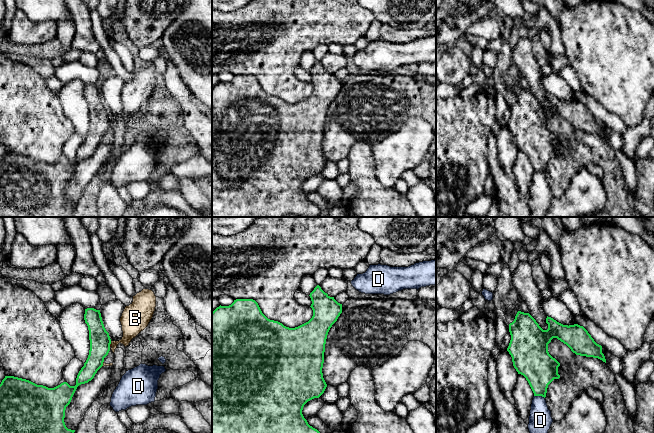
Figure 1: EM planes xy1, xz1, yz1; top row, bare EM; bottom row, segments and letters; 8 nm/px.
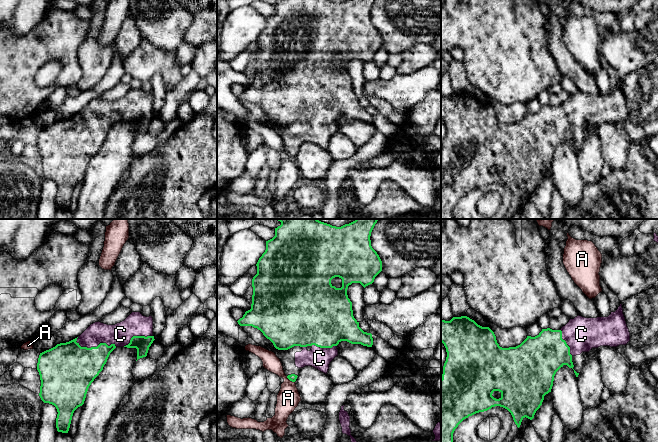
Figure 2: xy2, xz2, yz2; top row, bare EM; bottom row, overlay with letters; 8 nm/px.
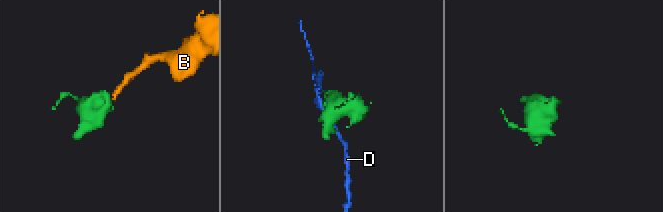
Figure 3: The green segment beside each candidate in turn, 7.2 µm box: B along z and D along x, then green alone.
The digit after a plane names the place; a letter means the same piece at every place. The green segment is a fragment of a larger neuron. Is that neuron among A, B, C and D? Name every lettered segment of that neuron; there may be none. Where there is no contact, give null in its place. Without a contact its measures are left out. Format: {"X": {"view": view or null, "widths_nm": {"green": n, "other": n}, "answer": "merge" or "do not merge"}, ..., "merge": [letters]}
{"A": {"view": "xz2", "widths_nm": {"green": 60, "other": 190}, "answer": "do not merge"}, "B": {"view": "xy1", "widths_nm": {"green": 170, "other": 190}, "answer": "do not merge"}, "C": {"view": "xy2", "widths_nm": {"green": 380, "other": 190}, "answer": "merge"}, "D": {"view": "yz1", "widths_nm": {"green": 280, "other": 190}, "answer": "do not merge"}, "merge": ["C"]}

